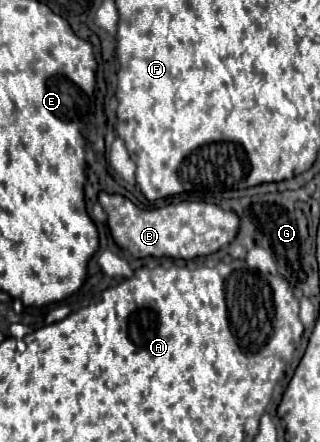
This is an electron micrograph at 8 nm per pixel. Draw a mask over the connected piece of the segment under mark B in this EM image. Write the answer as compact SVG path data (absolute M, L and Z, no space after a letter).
M100 191L98 203L108 215L108 227L116 245L126 249L132 257L176 257L188 261L210 255L228 245L236 237L240 225L240 219L236 219L234 211L224 211L218 205L200 201L170 203L160 209L138 209L122 195Z

